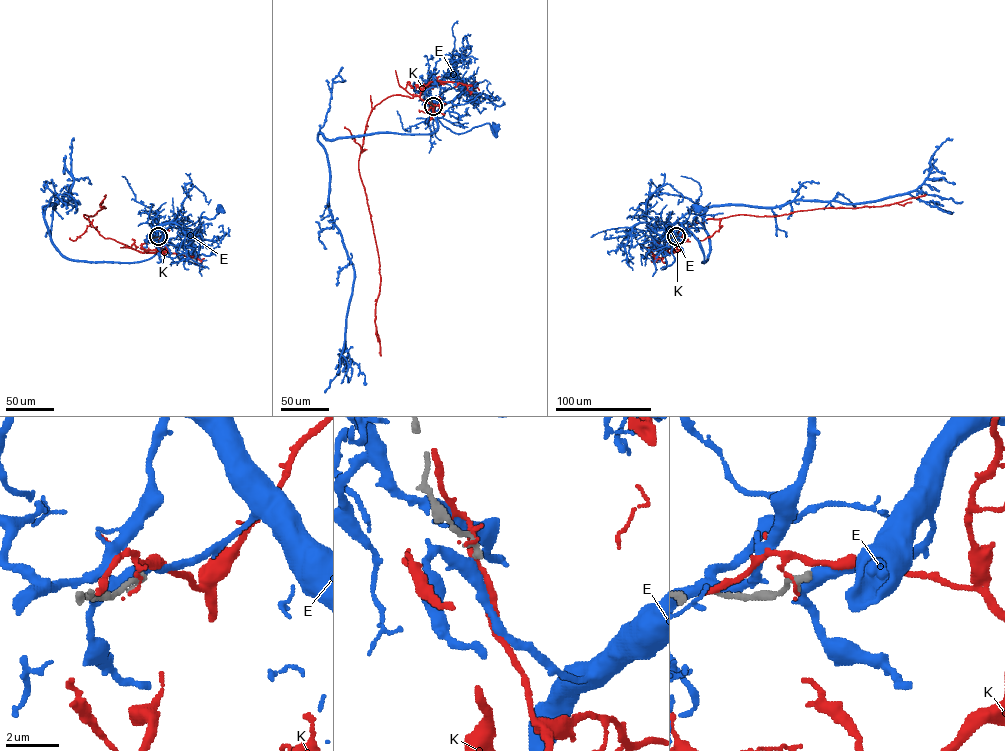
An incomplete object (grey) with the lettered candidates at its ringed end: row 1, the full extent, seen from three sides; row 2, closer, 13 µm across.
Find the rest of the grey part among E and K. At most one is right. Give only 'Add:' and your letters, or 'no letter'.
Add: no letter

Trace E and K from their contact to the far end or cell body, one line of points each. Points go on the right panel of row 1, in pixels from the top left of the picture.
E: (676, 236), (687, 228), (703, 228), (696, 217), (693, 218), (704, 211), (698, 210)
K: (676, 236), (684, 240), (673, 253), (666, 252), (667, 239), (708, 219), (880, 206), (925, 195)

